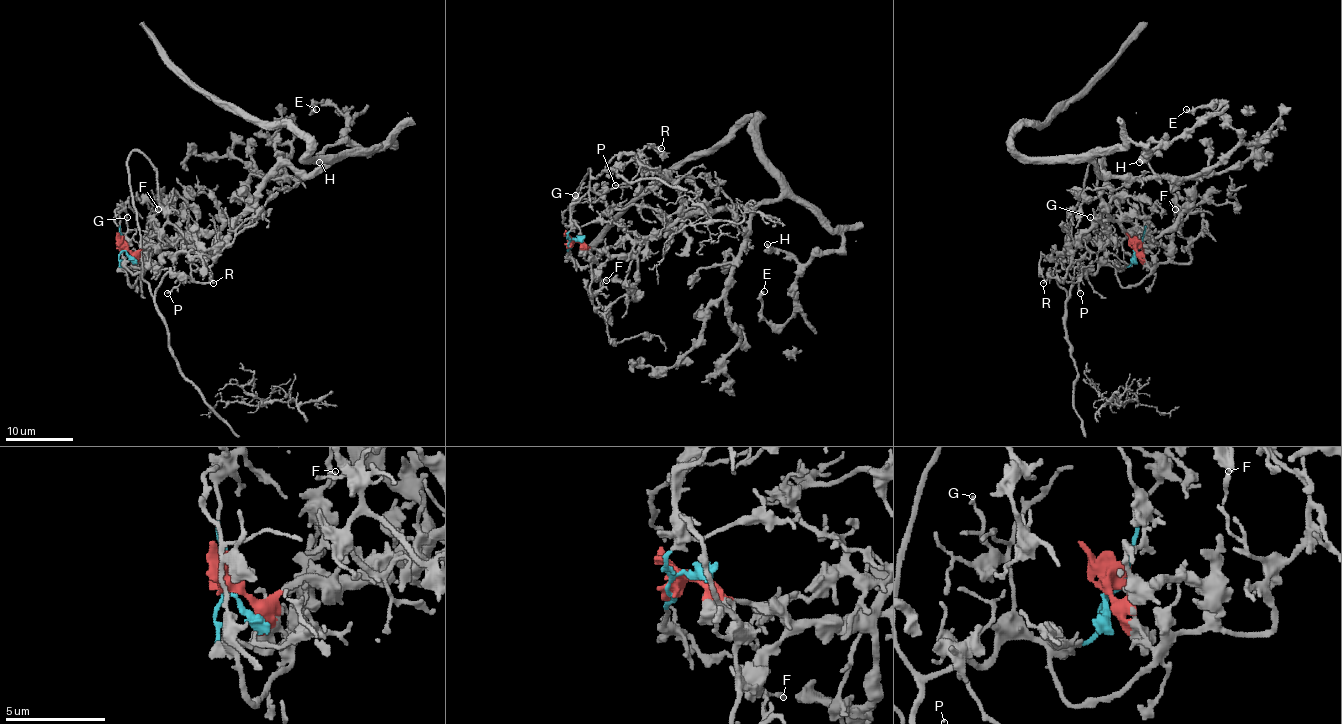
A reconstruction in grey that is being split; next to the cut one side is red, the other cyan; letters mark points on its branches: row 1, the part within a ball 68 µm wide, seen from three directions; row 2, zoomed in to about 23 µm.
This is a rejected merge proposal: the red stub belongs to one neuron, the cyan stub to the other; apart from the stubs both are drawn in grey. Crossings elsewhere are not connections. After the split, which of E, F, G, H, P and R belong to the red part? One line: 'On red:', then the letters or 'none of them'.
On red: E, H

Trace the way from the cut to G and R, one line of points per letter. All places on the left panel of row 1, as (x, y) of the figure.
G: (121, 248), (121, 267), (121, 241), (128, 230), (128, 218)
R: (121, 248), (121, 267), (139, 273), (168, 268), (183, 282), (192, 280), (190, 263), (198, 256), (213, 283)

